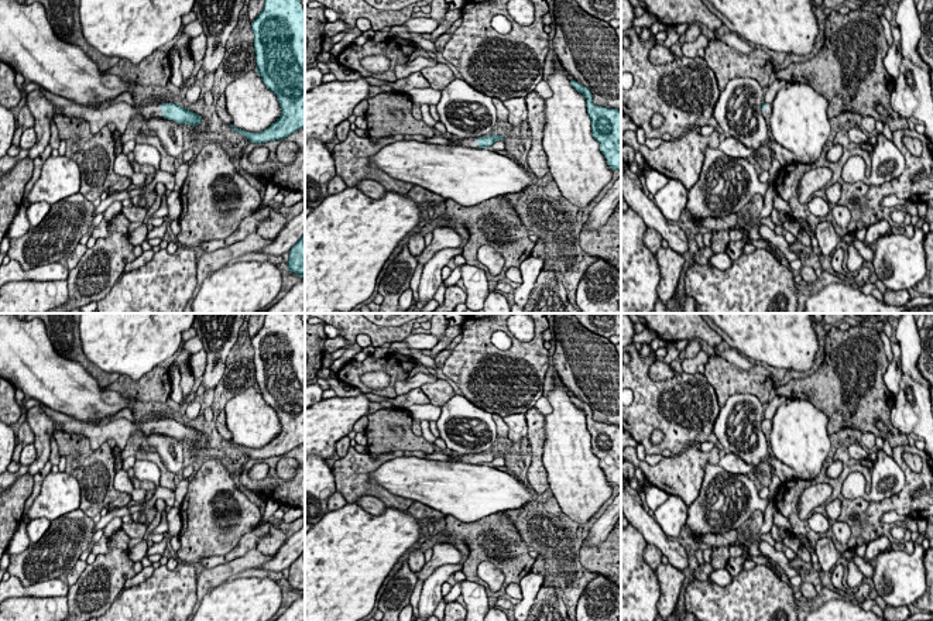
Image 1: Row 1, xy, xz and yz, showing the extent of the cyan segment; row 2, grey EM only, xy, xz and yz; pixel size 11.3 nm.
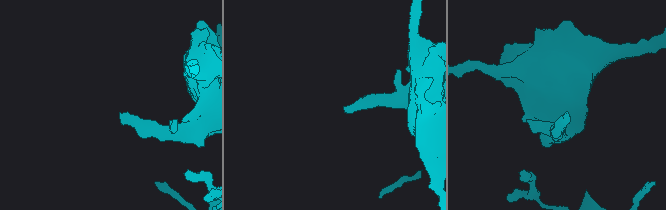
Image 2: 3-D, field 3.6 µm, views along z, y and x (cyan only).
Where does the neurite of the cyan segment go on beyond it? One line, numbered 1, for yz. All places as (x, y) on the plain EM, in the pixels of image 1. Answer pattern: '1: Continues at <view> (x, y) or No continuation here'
1: Continues at yz (767, 429)

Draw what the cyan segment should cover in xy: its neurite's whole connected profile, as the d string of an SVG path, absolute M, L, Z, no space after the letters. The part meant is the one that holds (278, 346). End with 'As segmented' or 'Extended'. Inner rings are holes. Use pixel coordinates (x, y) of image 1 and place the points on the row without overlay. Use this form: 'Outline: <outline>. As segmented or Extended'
Outline: M265 313L251 344L257 390L277 412L281 432L260 449L229 442L250 459L261 460L305 445L305 325L299 313Z. As segmented

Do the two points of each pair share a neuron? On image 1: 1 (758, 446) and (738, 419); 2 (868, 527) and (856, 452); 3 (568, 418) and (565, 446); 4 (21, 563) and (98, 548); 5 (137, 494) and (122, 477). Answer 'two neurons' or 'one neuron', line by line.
1: one neuron
2: two neurons
3: one neuron
4: one neuron
5: one neuron

